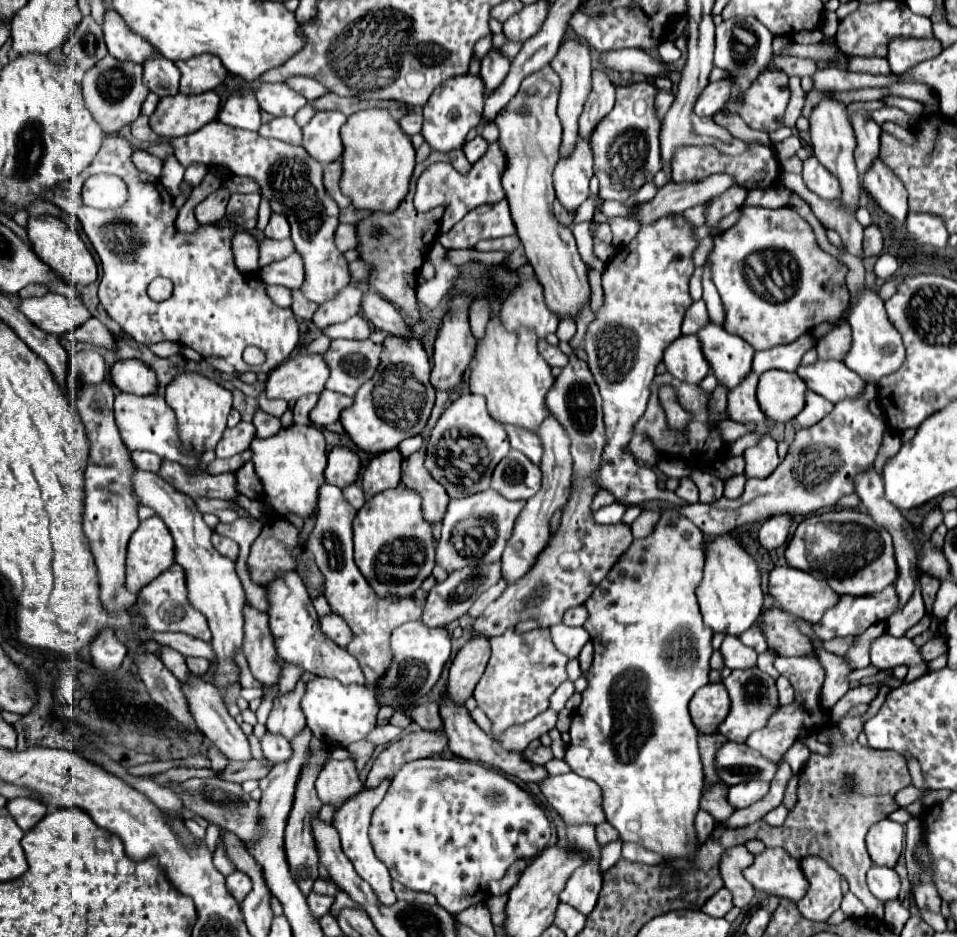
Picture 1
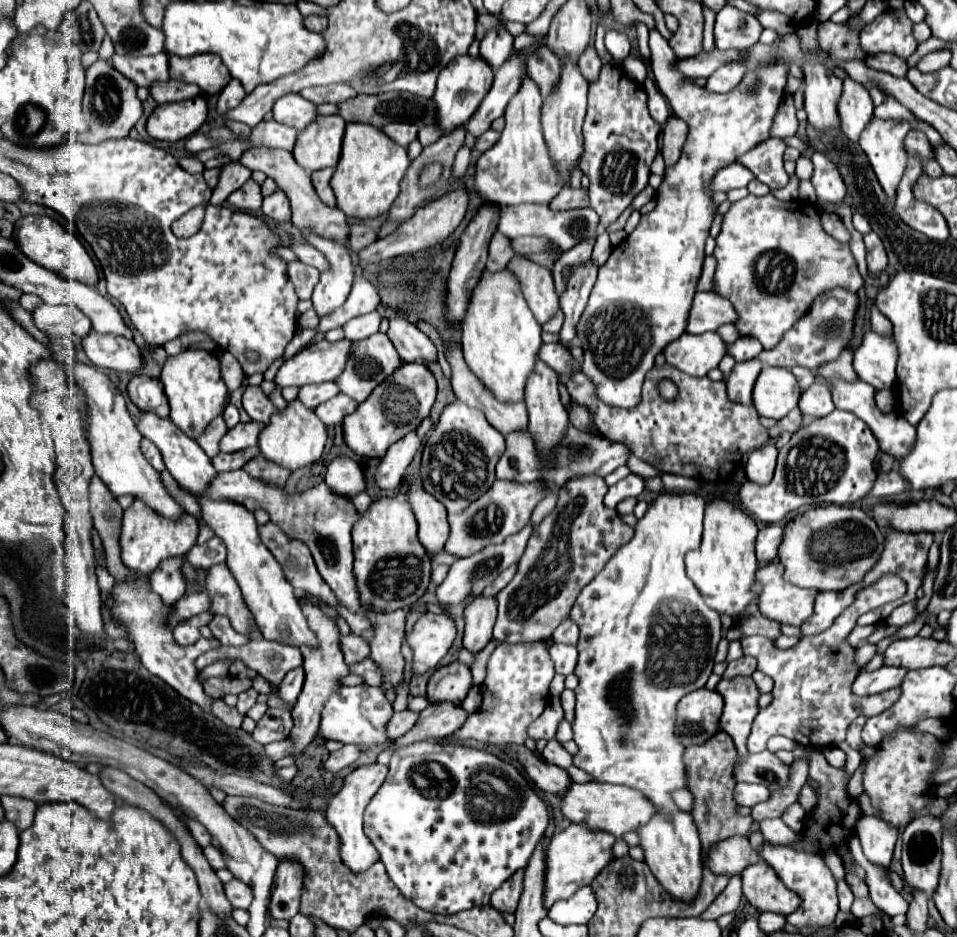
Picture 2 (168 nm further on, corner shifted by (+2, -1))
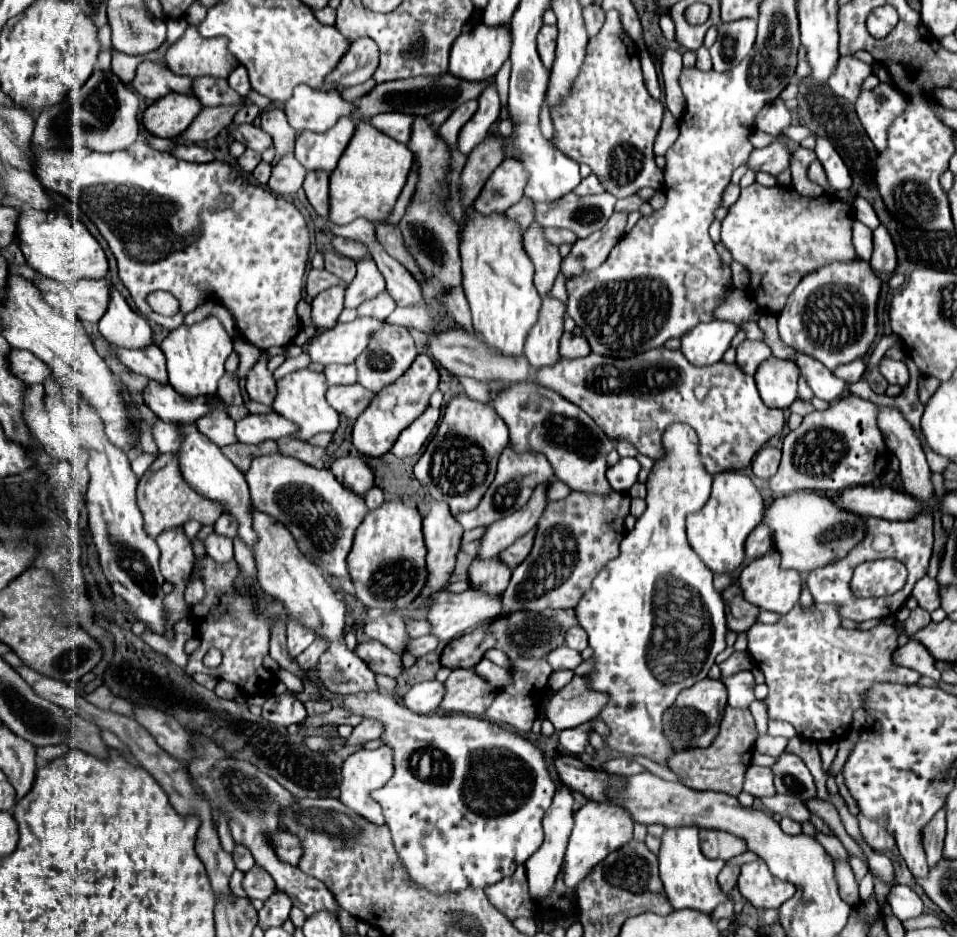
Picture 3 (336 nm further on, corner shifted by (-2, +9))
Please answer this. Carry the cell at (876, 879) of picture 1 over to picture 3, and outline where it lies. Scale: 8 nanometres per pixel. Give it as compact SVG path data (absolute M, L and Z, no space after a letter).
M895 885L895 887L889 891L887 901L889 901L889 905L891 905L893 915L895 915L899 921L917 917L917 915L921 915L921 911L923 911L923 901L921 901L921 897L919 897L911 887L907 887L907 885Z

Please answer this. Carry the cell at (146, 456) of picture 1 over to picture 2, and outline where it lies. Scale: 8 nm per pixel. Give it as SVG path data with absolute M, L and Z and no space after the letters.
M141 439L141 451L143 451L145 459L147 459L157 471L163 471L163 469L165 469L165 463L163 463L163 459L161 459L161 451L157 449L157 445L153 445L151 441Z

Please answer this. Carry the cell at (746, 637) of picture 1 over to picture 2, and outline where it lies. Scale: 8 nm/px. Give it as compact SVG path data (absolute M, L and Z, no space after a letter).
M885 573L877 583L869 585L869 589L861 589L857 593L853 605L833 621L829 629L817 635L803 635L795 647L779 649L773 639L767 637L745 637L741 639L741 647L745 655L757 659L757 671L765 673L773 679L773 701L769 707L757 713L751 735L747 741L749 753L761 753L773 735L783 735L797 745L803 747L831 747L845 739L847 727L859 717L873 717L889 705L897 701L901 689L889 689L885 693L877 693L873 697L857 697L851 691L853 681L859 675L859 667L855 665L855 647L847 643L849 633L855 627L859 615L877 609L889 601L901 599L905 595L905 581L901 577L893 577L893 573Z

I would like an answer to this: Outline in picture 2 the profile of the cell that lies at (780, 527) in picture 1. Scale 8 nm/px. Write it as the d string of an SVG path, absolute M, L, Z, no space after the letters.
M771 523L759 529L755 541L755 553L759 563L771 563L777 557L781 537L783 537L783 527L779 523Z

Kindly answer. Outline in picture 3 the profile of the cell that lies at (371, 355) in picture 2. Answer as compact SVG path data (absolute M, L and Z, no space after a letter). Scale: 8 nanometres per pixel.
M383 323L383 327L377 333L373 333L371 343L367 345L367 349L355 359L357 383L363 385L365 389L373 391L373 393L379 393L385 385L399 379L411 367L415 357L417 357L417 347L415 347L413 337L409 335L407 327L397 327L397 325Z

